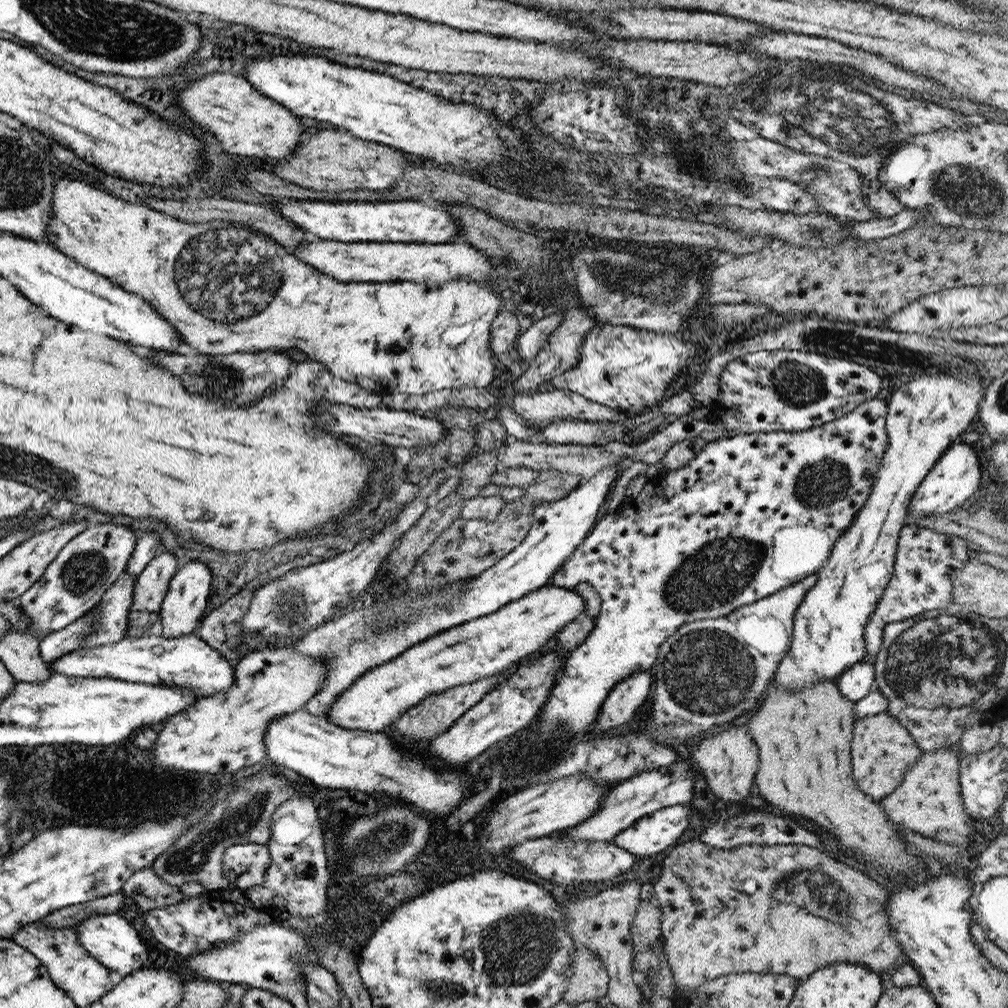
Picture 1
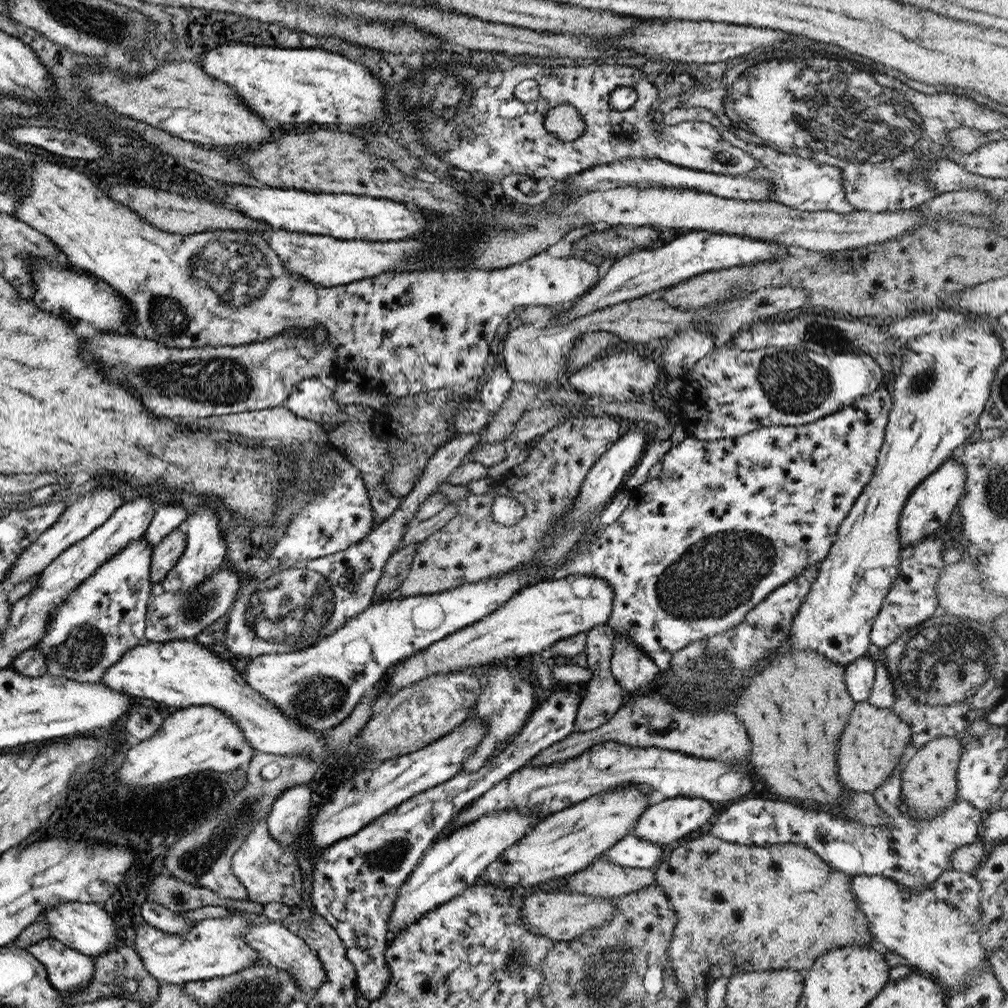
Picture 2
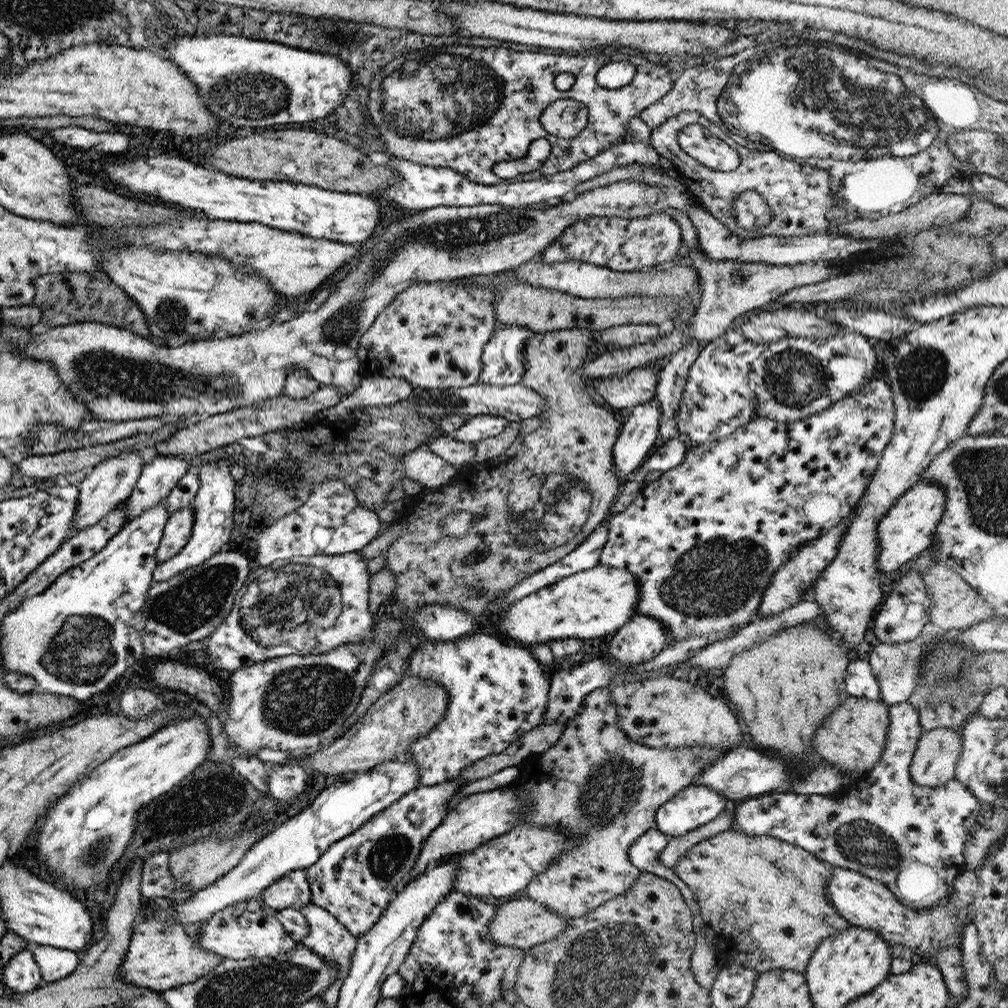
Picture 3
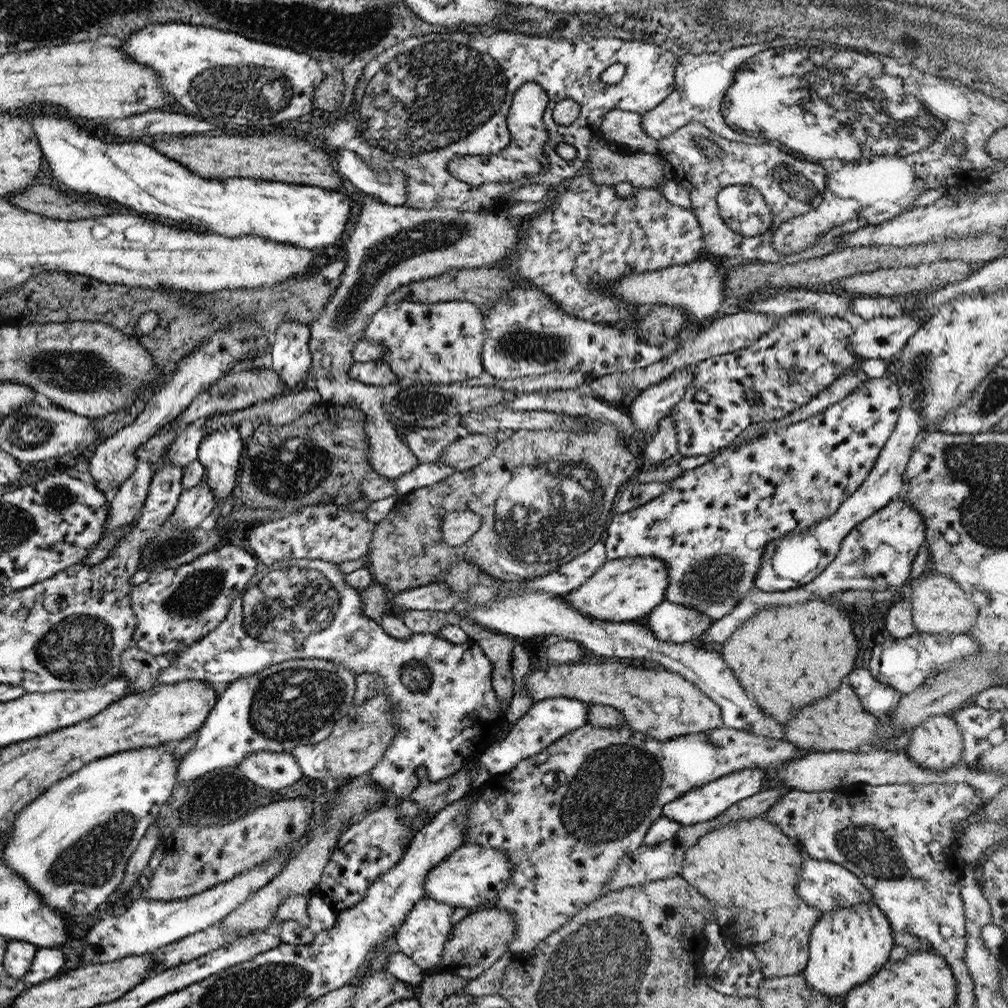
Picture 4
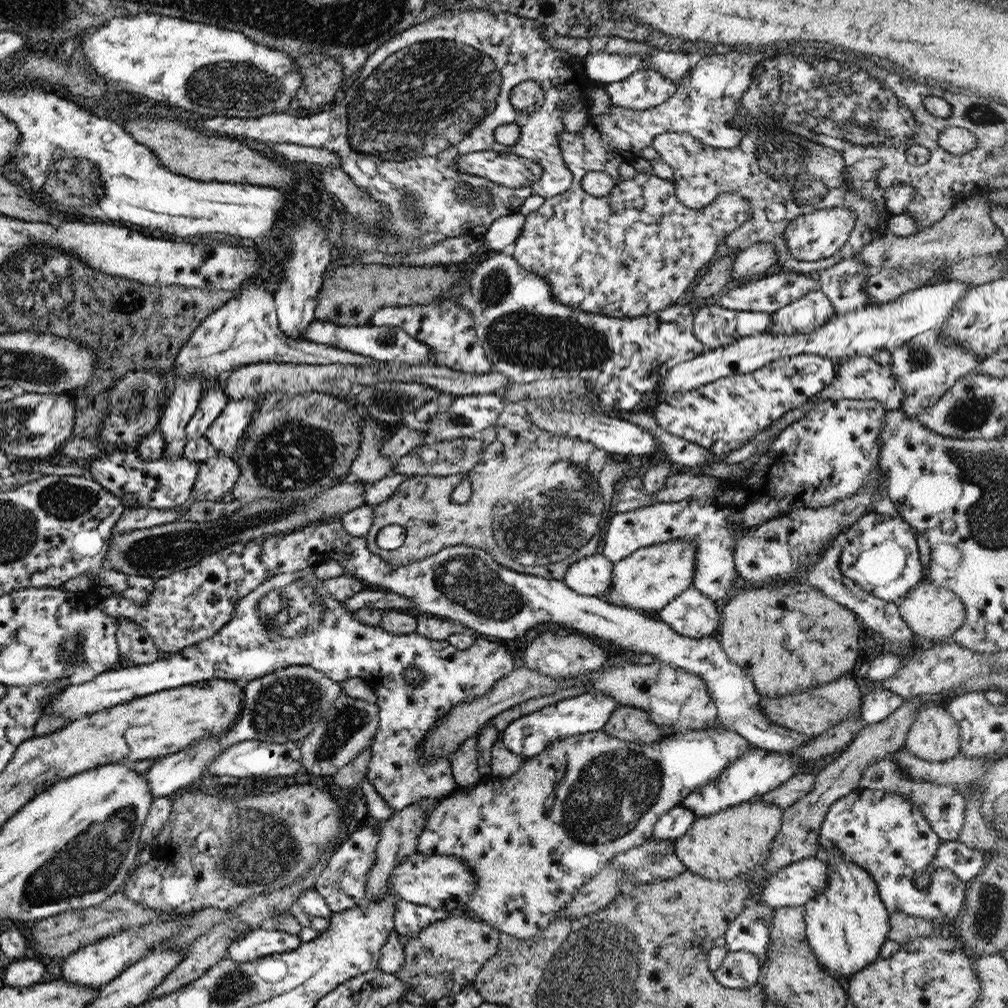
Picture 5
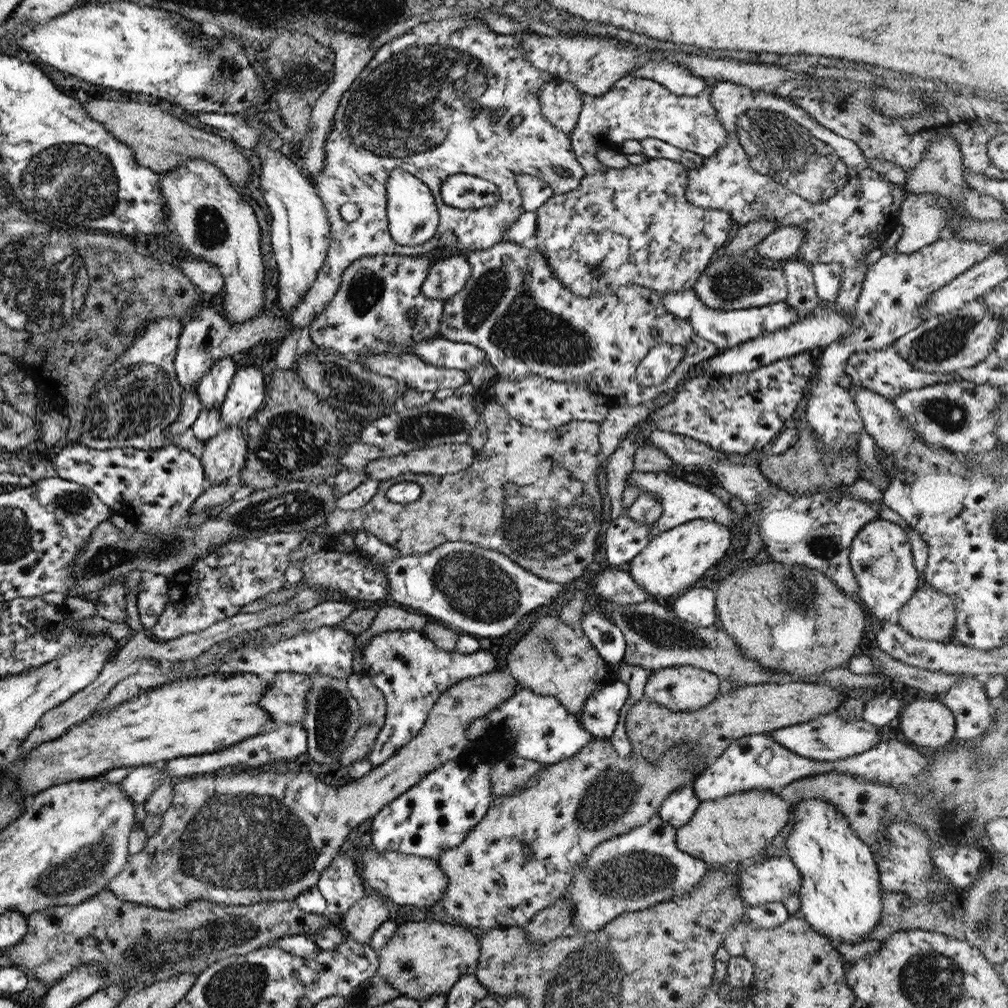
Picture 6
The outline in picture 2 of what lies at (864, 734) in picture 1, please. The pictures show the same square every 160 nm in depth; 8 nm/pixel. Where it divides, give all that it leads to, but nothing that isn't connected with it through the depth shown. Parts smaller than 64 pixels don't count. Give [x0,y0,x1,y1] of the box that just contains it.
[835,700,910,793]

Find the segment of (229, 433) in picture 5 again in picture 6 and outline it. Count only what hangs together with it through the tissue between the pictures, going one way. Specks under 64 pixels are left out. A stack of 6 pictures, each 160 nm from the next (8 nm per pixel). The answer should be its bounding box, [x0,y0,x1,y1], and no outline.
[218,365,264,426]

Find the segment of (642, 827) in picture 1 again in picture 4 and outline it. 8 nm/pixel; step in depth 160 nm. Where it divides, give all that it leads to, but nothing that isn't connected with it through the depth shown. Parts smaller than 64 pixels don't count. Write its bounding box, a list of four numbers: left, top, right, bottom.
[660,768,765,826]

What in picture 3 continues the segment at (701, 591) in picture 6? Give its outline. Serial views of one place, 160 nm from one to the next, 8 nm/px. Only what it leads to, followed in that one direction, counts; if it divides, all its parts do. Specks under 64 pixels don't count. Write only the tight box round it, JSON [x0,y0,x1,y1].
[607,615,666,664]

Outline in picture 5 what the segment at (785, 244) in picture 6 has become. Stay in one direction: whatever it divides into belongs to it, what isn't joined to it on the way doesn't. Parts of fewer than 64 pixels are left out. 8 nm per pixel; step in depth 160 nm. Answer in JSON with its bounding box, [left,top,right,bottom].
[731,242,777,282]

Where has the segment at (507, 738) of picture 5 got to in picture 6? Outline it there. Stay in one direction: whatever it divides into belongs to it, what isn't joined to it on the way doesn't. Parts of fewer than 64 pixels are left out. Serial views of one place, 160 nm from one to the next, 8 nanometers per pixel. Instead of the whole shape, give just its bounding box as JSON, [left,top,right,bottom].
[577,680,627,739]

